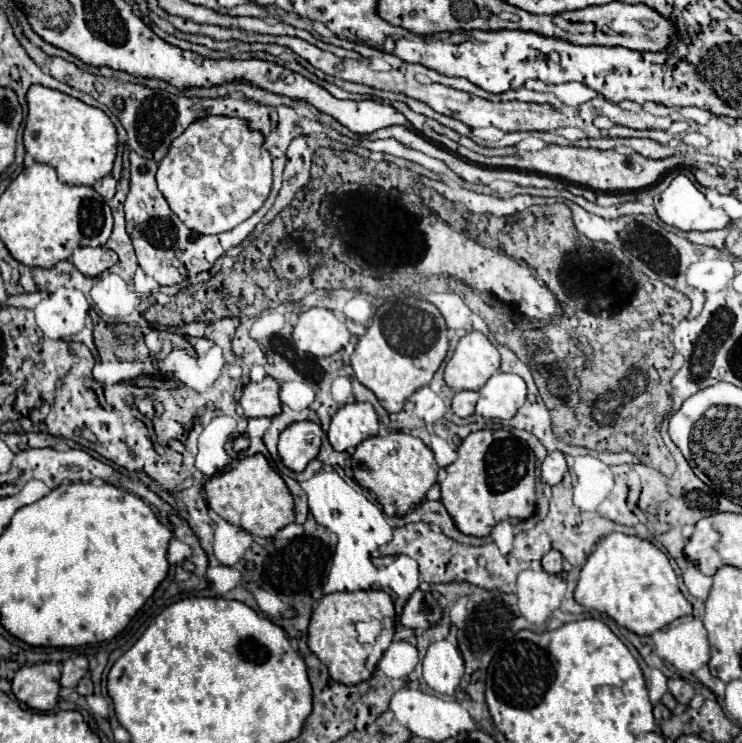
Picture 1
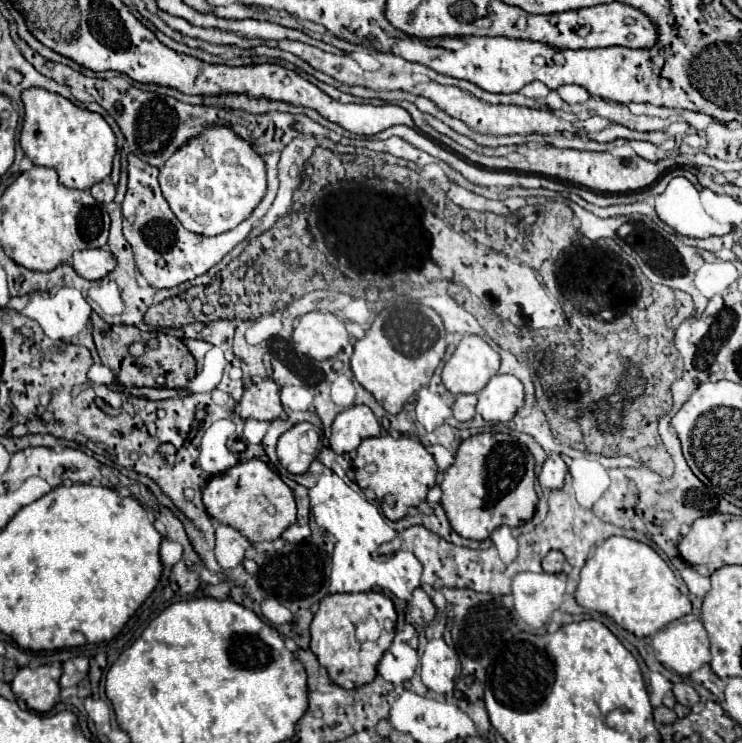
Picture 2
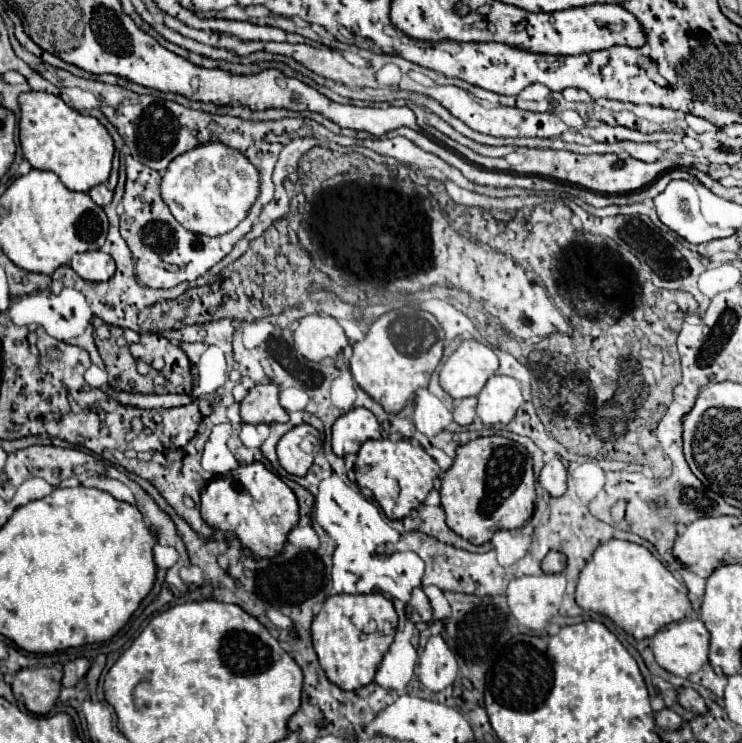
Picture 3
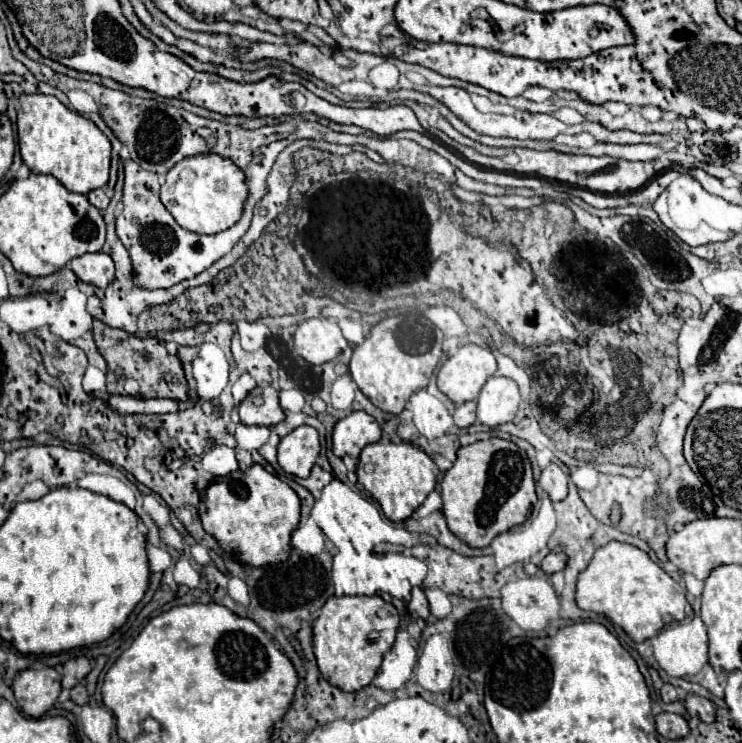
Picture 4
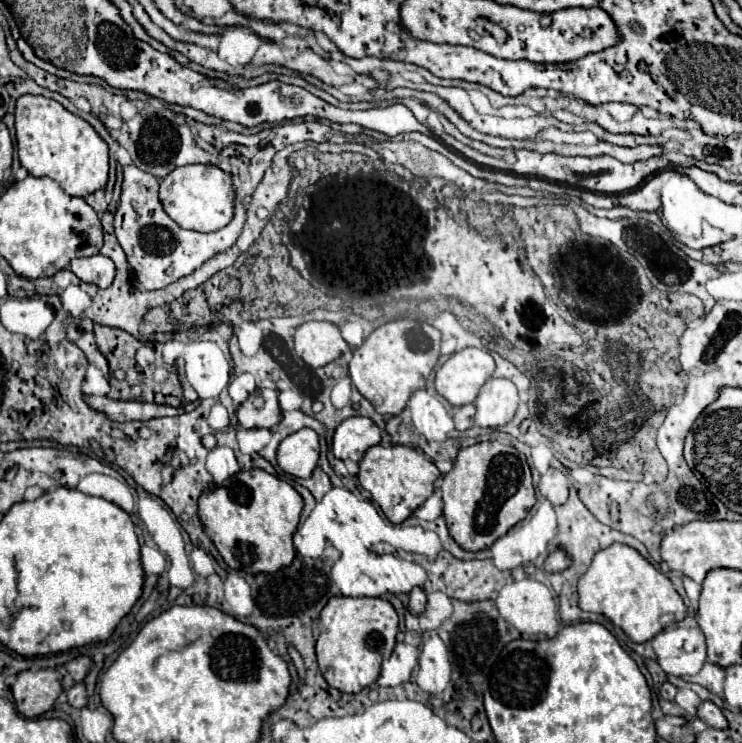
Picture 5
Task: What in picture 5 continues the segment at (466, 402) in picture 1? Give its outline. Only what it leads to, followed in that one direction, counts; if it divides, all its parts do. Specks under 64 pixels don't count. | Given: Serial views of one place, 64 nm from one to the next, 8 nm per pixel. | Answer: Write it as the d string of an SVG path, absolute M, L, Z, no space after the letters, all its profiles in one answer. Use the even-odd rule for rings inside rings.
M466 404L466 406L458 406L454 408L454 424L456 430L468 430L474 426L474 404Z

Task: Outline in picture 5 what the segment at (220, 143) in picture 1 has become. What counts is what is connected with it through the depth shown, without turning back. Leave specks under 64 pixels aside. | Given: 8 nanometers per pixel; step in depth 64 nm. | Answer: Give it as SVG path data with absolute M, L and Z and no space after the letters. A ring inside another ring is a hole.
M188 164L174 168L160 184L160 202L166 214L182 228L196 232L216 232L234 218L236 192L232 174L216 164Z

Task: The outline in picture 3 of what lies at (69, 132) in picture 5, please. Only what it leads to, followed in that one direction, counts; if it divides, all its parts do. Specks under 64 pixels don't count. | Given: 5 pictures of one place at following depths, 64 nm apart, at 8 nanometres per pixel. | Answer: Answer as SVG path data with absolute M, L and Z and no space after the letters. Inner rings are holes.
M22 92L18 100L22 110L20 146L32 168L52 170L68 190L76 192L88 192L92 186L108 182L114 140L98 118L80 114L60 96L48 92Z

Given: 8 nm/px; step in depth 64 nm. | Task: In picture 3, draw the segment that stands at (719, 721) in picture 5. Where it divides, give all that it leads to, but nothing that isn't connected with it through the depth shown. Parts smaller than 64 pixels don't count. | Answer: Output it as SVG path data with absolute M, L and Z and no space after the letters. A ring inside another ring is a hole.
M678 688L676 692L678 692L678 702L680 702L684 708L688 708L688 710L692 710L692 712L700 712L700 714L704 714L704 712L708 710L704 698L702 698L694 688Z

